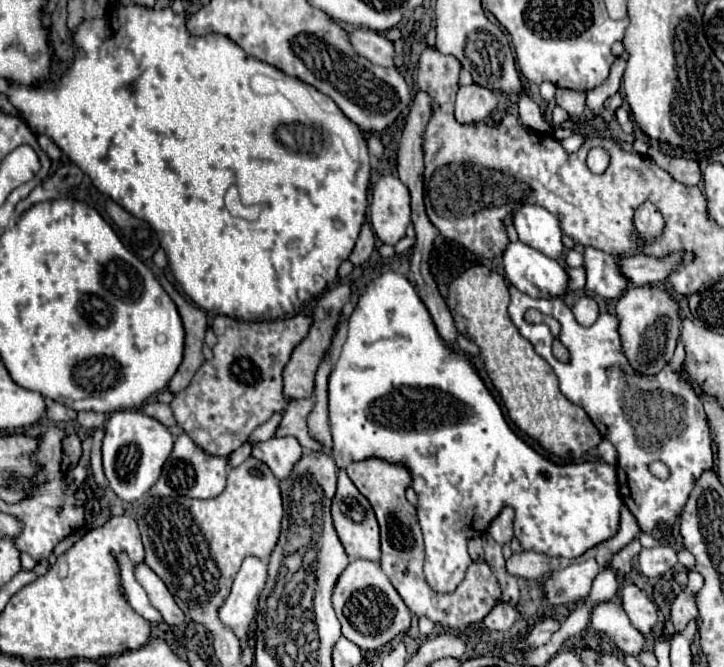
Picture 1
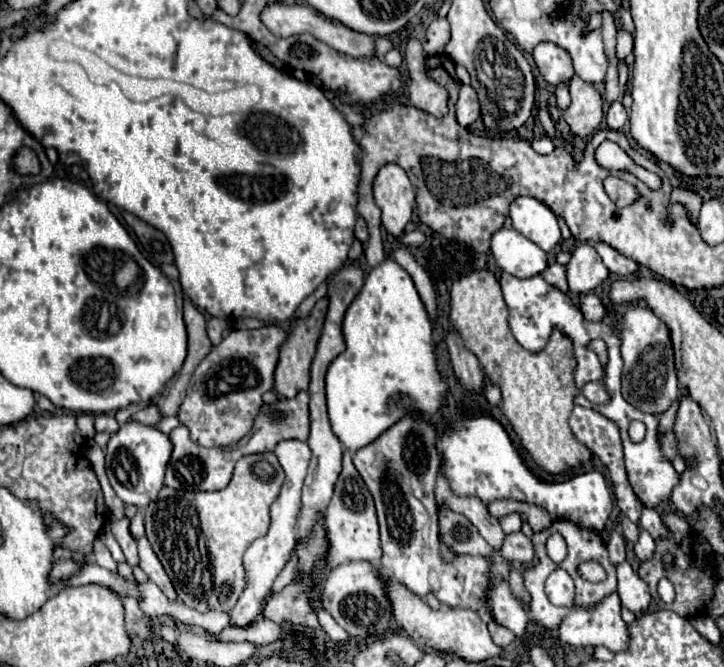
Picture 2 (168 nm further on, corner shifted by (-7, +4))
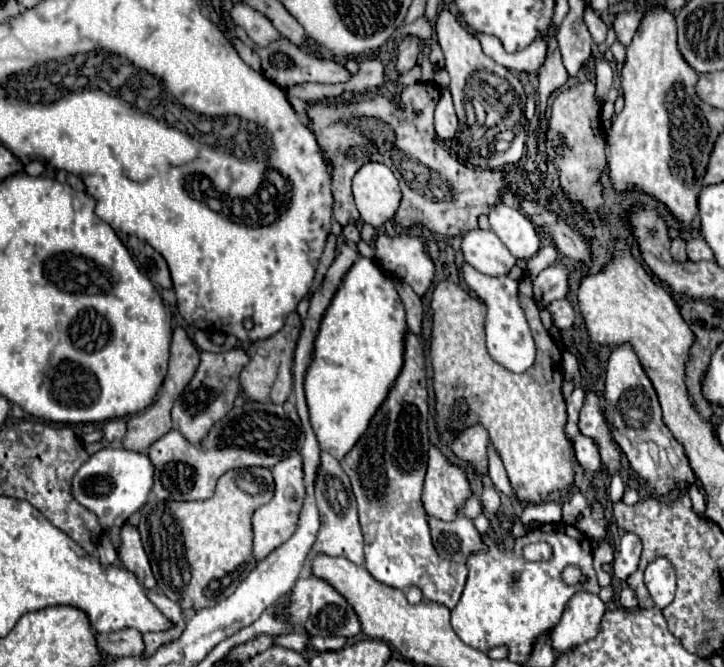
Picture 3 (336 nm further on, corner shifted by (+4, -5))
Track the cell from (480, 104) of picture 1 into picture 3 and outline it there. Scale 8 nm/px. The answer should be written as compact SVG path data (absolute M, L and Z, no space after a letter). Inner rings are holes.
M449 90L441 92L441 100L435 108L435 132L441 140L451 140L457 132L457 114Z

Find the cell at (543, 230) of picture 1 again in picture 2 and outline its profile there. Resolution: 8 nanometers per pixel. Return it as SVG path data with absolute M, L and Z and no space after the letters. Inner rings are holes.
M516 197L510 203L510 219L518 233L528 237L540 249L552 253L560 241L556 215L534 197Z

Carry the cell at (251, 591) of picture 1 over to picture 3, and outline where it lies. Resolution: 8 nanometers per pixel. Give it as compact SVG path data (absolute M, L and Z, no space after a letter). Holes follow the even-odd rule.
M289 456L277 462L273 468L273 478L275 478L275 494L271 502L263 504L255 514L253 514L253 558L259 562L263 560L269 552L279 548L289 536L293 534L293 528L297 524L297 512L301 510L301 500L305 498L305 488L303 488L303 468L301 468L301 456Z

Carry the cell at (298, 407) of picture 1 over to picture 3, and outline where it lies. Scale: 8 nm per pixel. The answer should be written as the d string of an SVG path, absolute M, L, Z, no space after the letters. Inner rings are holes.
M247 402L243 408L233 408L219 420L201 444L189 444L181 432L171 430L153 442L147 450L155 466L153 494L161 500L207 500L215 492L217 480L231 468L277 464L283 458L297 454L303 446L303 430L297 410L291 402L259 404Z

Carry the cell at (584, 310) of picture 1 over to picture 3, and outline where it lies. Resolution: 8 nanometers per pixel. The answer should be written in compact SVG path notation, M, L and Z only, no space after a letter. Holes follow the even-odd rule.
M553 300L547 310L551 312L553 316L553 322L559 330L567 330L573 326L573 320L575 320L575 312L573 312L573 306L569 304L569 300Z

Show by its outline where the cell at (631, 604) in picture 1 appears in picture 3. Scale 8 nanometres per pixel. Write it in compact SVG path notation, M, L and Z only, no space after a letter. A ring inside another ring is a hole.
M623 586L623 588L621 588L621 592L619 592L619 602L621 602L621 606L627 608L627 610L637 608L637 596L635 596L635 592L633 592L629 586Z

